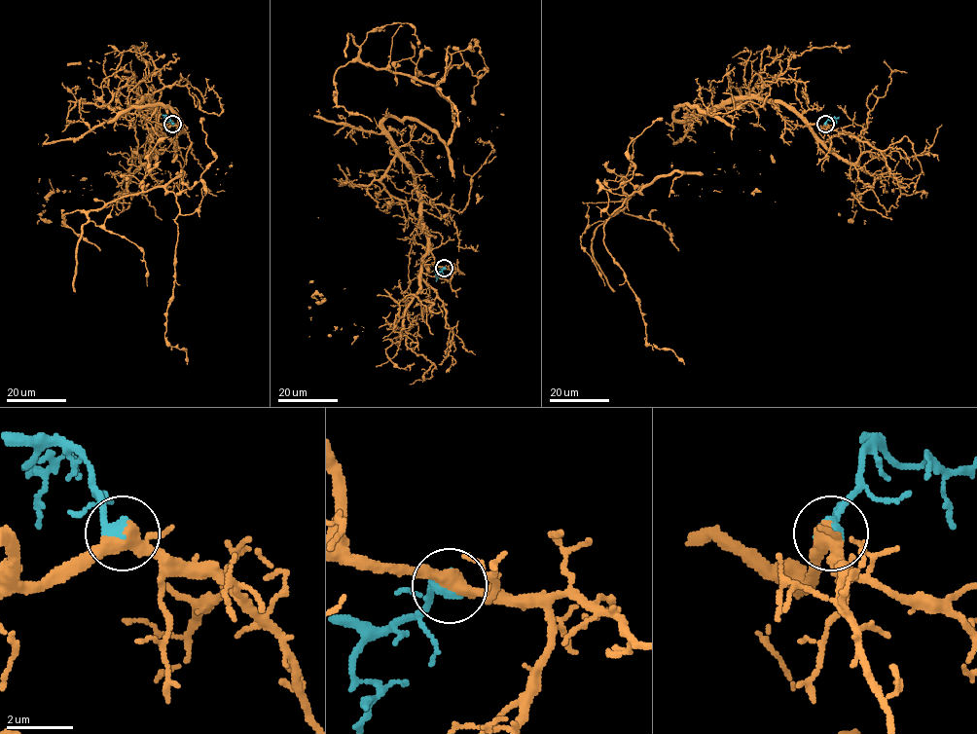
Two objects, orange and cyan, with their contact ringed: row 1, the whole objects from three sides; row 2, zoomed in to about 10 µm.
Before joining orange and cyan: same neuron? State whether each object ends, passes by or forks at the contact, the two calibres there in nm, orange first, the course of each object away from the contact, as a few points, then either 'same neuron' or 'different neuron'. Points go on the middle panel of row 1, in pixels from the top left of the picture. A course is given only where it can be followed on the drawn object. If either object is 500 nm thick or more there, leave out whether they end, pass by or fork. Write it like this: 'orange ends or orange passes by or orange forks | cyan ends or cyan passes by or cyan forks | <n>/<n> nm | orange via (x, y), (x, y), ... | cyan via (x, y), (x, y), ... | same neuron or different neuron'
360/600 nm | orange via (444, 268), (409, 166), (431, 173), (451, 137), (437, 86), (449, 46), (436, 89), (458, 127) | cyan via (444, 268), (436, 275), (436, 279) | same neuron

